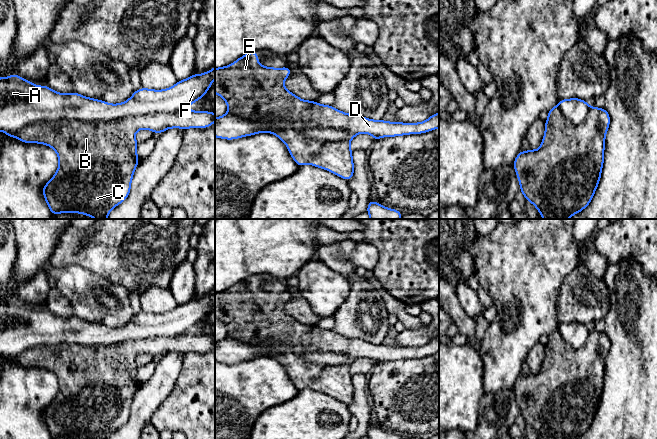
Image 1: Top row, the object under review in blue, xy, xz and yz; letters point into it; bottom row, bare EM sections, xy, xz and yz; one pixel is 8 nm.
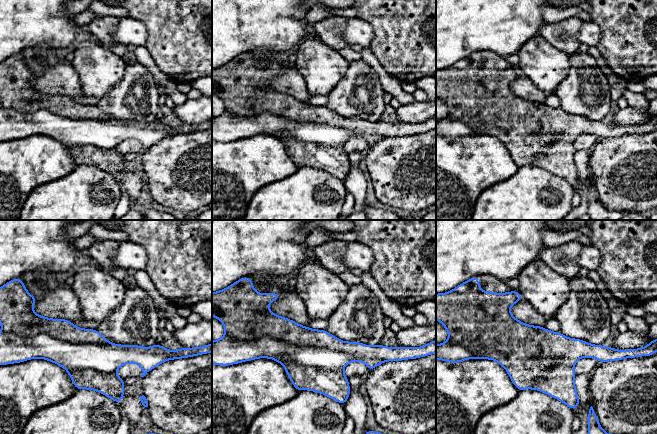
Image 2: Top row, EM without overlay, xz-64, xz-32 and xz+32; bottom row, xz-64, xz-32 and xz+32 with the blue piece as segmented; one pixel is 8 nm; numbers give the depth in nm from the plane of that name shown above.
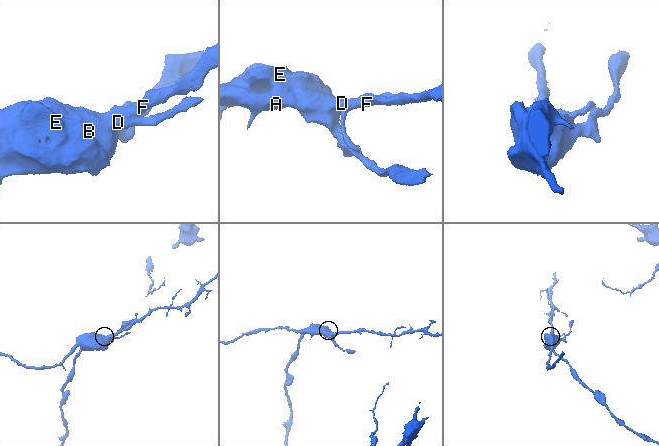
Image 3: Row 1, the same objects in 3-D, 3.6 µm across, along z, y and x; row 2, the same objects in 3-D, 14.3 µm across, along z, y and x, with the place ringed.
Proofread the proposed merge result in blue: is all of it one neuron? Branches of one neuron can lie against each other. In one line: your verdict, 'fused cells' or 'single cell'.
single cell

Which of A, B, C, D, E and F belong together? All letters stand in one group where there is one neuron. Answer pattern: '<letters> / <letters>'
A B C D E F

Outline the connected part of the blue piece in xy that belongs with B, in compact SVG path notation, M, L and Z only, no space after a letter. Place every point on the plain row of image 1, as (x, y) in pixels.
M215 290L209 296L192 298L164 314L142 312L125 326L110 328L98 323L82 320L76 316L63 318L48 310L34 309L16 297L0 302L0 355L24 367L39 367L50 370L57 377L59 391L42 413L52 439L59 437L81 437L84 439L109 439L110 435L125 425L130 417L134 395L139 387L138 367L135 357L148 353L156 358L170 352L207 352L215 346L215 337L185 334L201 323L215 304Z

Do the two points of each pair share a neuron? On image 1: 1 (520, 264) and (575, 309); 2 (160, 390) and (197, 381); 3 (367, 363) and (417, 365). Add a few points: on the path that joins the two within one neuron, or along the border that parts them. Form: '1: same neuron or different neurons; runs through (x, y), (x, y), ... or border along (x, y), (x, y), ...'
1: different neurons; border along (569, 274), (561, 284), (557, 299), (556, 318)
2: different neurons; border along (182, 365), (174, 388), (159, 405)
3: different neurons; border along (375, 365), (369, 375)

